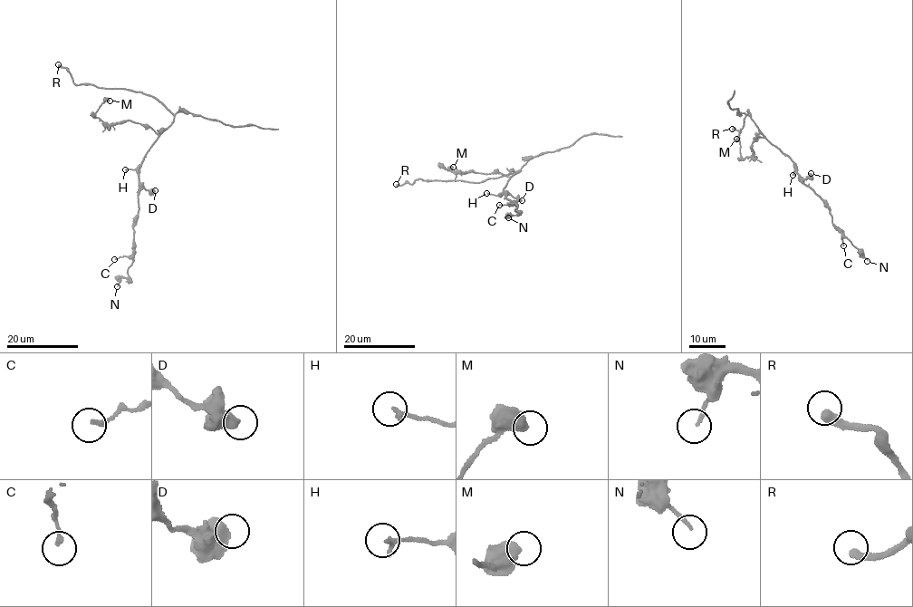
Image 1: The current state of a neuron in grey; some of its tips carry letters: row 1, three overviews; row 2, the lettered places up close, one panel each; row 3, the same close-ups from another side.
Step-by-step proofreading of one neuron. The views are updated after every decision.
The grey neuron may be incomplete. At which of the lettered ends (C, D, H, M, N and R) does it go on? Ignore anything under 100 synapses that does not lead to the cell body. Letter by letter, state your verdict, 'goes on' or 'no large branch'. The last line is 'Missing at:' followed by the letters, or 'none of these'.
C: no large branch
D: no large branch
H: no large branch
M: no large branch
N: no large branch
R: goes on
Missing at: R

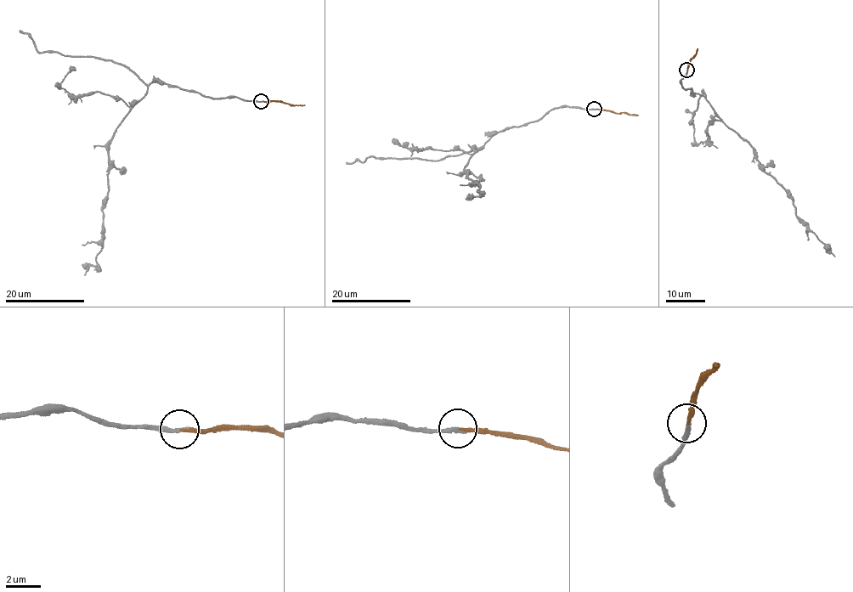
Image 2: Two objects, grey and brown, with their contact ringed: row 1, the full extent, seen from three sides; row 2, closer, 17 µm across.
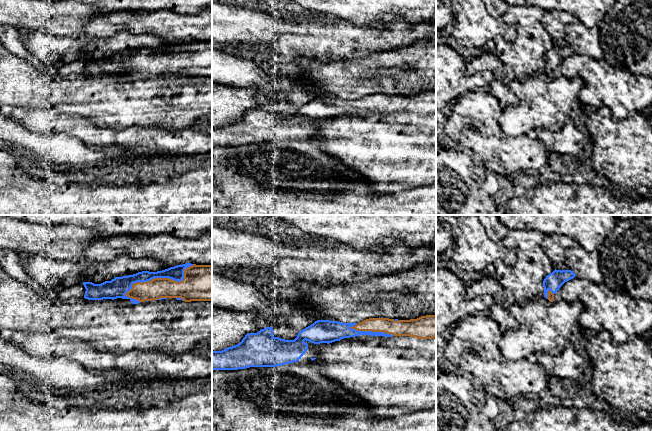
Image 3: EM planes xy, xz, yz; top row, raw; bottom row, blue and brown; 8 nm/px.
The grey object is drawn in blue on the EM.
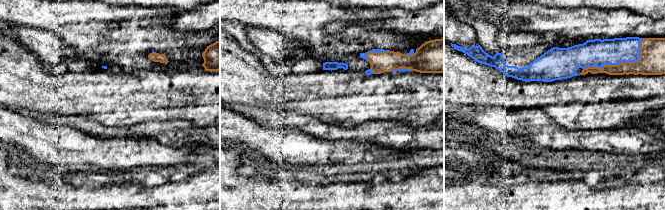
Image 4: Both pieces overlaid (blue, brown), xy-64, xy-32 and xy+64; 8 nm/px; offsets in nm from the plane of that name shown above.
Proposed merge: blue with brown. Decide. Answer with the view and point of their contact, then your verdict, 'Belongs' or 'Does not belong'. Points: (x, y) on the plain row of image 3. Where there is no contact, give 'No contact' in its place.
Touches blue at xy (161, 53). Belongs

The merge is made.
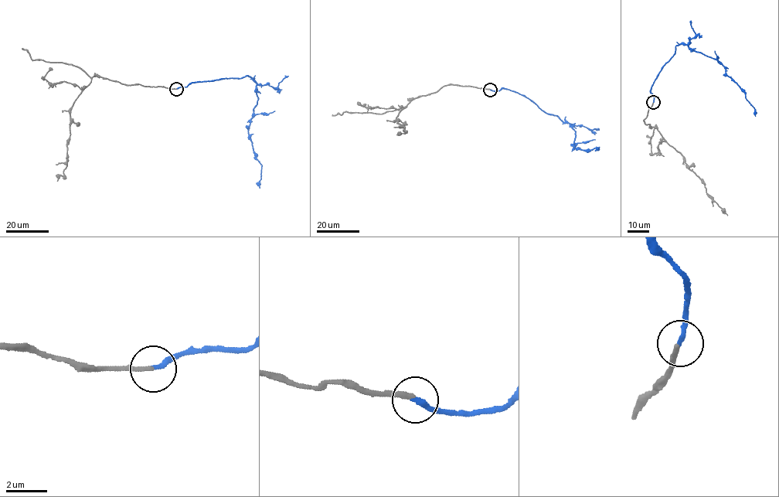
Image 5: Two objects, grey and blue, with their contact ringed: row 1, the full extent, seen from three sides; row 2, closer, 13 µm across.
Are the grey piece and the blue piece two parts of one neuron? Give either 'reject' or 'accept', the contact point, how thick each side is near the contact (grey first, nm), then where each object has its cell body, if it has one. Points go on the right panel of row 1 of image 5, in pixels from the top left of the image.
accept | (653, 102) | 200/220 nm | grey none | blue none

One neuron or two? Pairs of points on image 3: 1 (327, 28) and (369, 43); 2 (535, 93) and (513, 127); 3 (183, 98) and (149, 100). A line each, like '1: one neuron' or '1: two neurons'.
1: one neuron
2: one neuron
3: one neuron

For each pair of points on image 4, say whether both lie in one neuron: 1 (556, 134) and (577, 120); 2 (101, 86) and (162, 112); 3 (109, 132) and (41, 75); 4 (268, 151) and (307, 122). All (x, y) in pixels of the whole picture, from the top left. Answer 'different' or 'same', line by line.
1: different
2: same
3: different
4: different

